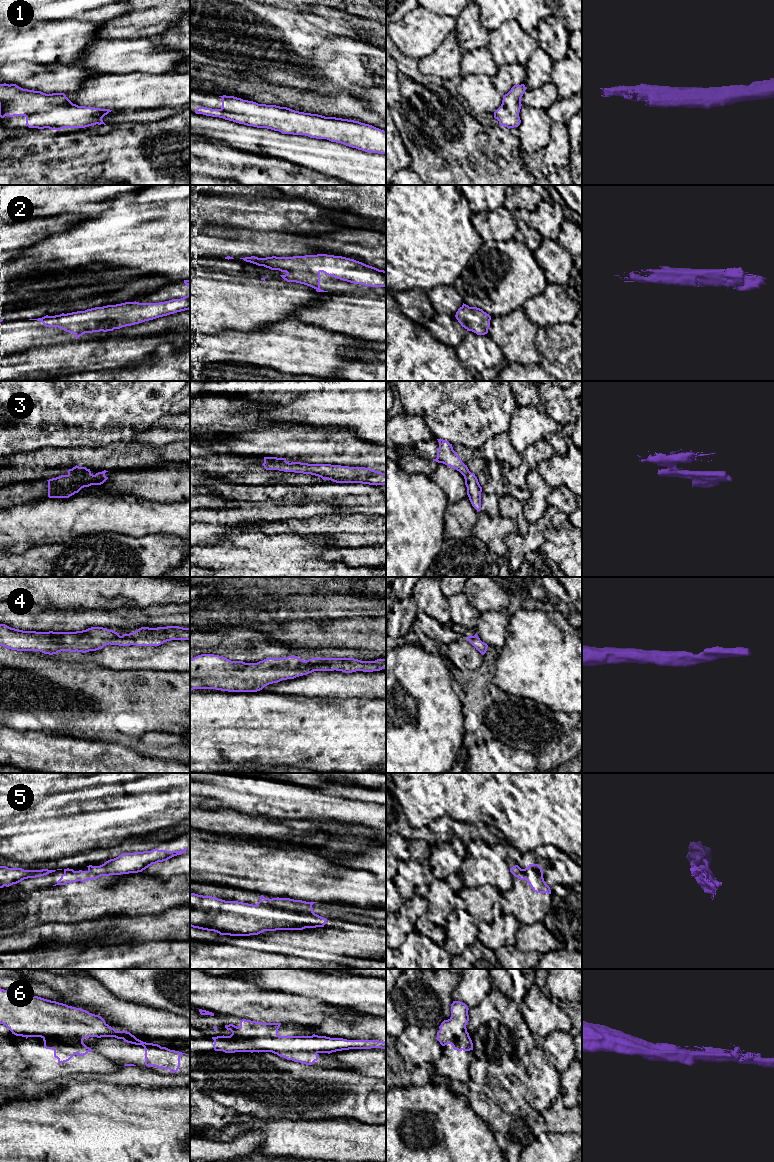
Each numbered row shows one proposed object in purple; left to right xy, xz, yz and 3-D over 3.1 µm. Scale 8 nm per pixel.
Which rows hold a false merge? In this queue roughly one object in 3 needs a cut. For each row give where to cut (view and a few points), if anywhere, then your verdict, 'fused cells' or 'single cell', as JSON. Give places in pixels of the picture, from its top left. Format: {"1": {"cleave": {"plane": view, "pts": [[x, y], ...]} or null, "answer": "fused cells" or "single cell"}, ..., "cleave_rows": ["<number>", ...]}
{"1": {"cleave": null, "answer": "single cell"}, "2": {"cleave": null, "answer": "single cell"}, "3": {"cleave": {"plane": "xz", "pts": [[285, 460], [264, 462]]}, "answer": "fused cells"}, "4": {"cleave": null, "answer": "single cell"}, "5": {"cleave": {"plane": "xy", "pts": [[88, 870], [94, 873], [110, 874]]}, "answer": "fused cells"}, "6": {"cleave": null, "answer": "single cell"}, "cleave_rows": ["3", "5"]}

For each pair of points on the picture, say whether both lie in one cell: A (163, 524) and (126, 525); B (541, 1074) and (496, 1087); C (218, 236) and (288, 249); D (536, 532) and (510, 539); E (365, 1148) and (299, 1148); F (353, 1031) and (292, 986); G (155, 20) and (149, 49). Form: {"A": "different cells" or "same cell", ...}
{"A": "same cell", "B": "same cell", "C": "same cell", "D": "same cell", "E": "same cell", "F": "different cells", "G": "different cells"}

